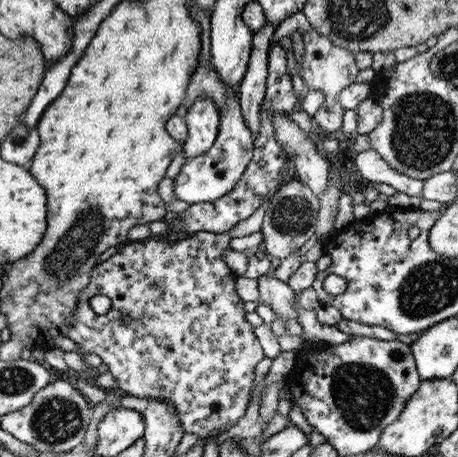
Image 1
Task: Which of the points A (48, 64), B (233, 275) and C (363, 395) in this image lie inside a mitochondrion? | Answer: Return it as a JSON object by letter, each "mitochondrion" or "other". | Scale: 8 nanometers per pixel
{"A":"other","B":"other","C":"mitochondrion"}

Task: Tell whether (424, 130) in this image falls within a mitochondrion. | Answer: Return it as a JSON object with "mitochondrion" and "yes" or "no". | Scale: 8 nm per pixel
{"mitochondrion":"yes"}

